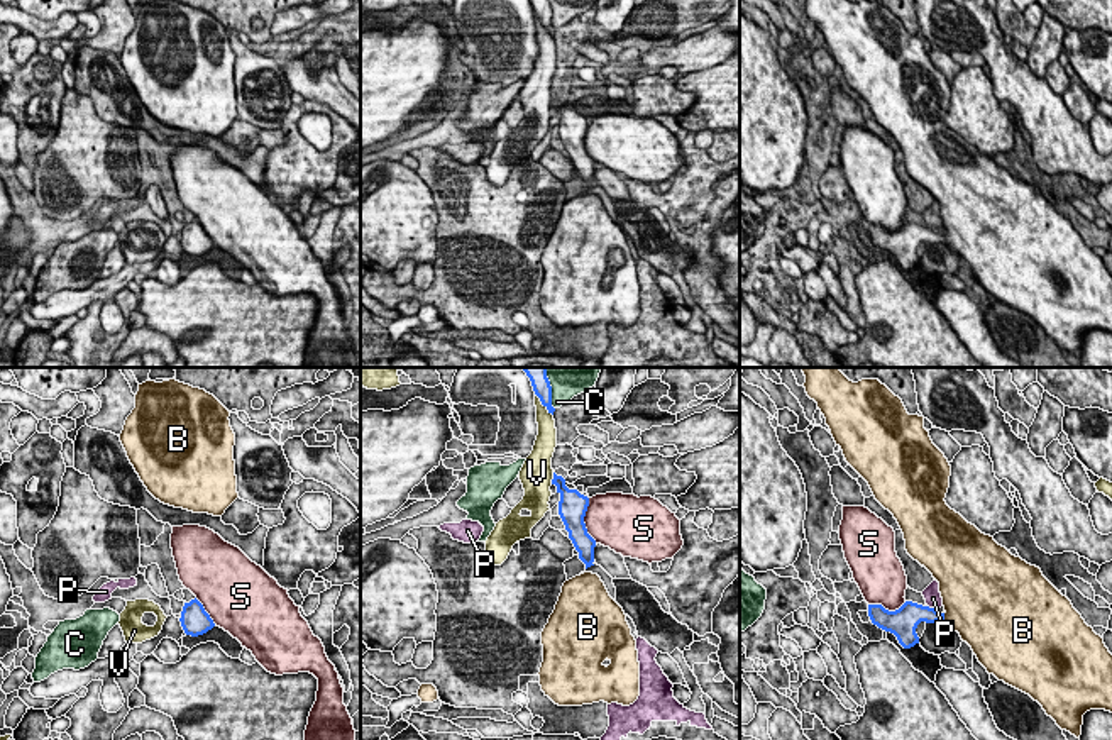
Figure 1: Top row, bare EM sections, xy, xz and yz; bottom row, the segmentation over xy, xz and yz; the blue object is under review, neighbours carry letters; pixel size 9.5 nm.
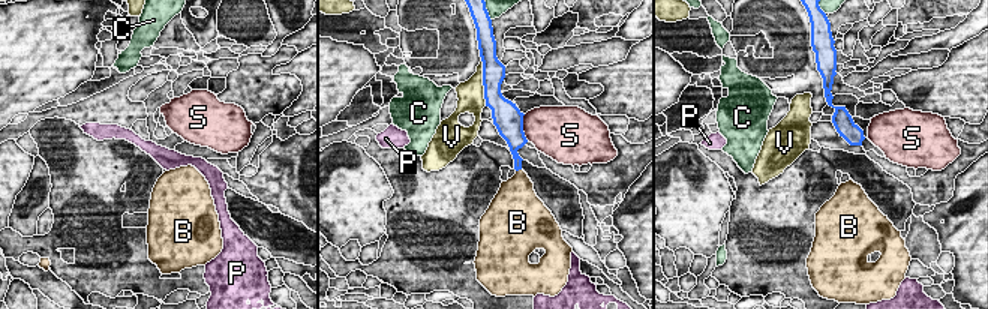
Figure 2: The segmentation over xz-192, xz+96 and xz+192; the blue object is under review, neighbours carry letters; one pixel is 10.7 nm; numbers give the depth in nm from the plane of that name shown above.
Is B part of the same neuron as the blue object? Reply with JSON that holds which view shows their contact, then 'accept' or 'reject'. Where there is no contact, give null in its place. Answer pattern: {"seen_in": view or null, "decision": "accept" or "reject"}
{"seen_in": "yz", "decision": "accept"}

